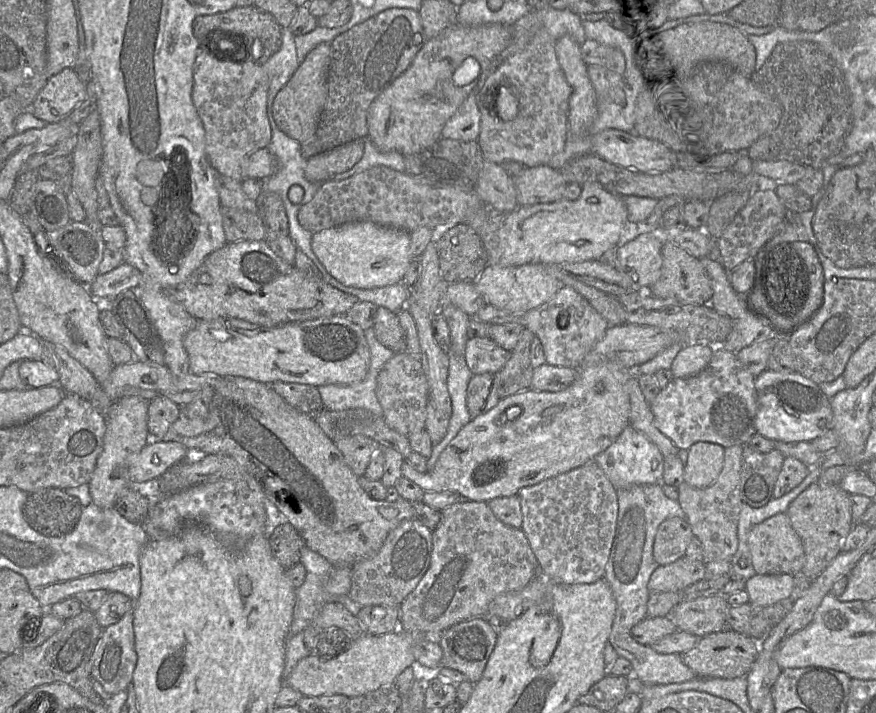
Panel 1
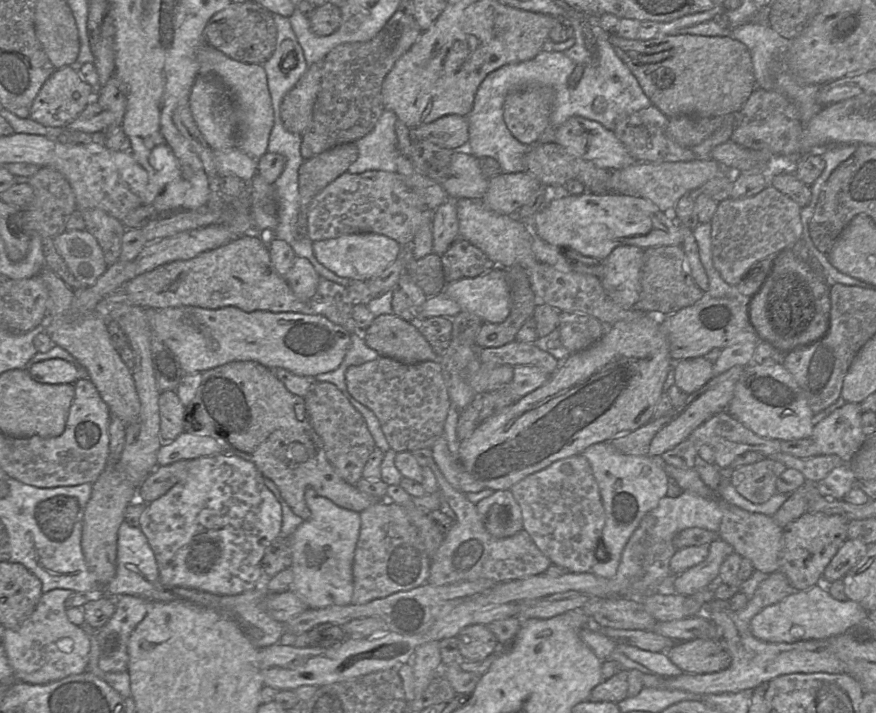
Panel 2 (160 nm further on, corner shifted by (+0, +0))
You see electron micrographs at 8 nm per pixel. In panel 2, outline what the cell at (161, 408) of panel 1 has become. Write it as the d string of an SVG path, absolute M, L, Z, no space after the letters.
M162 391L158 399L160 431L163 443L170 443L184 431L185 406L176 391Z

